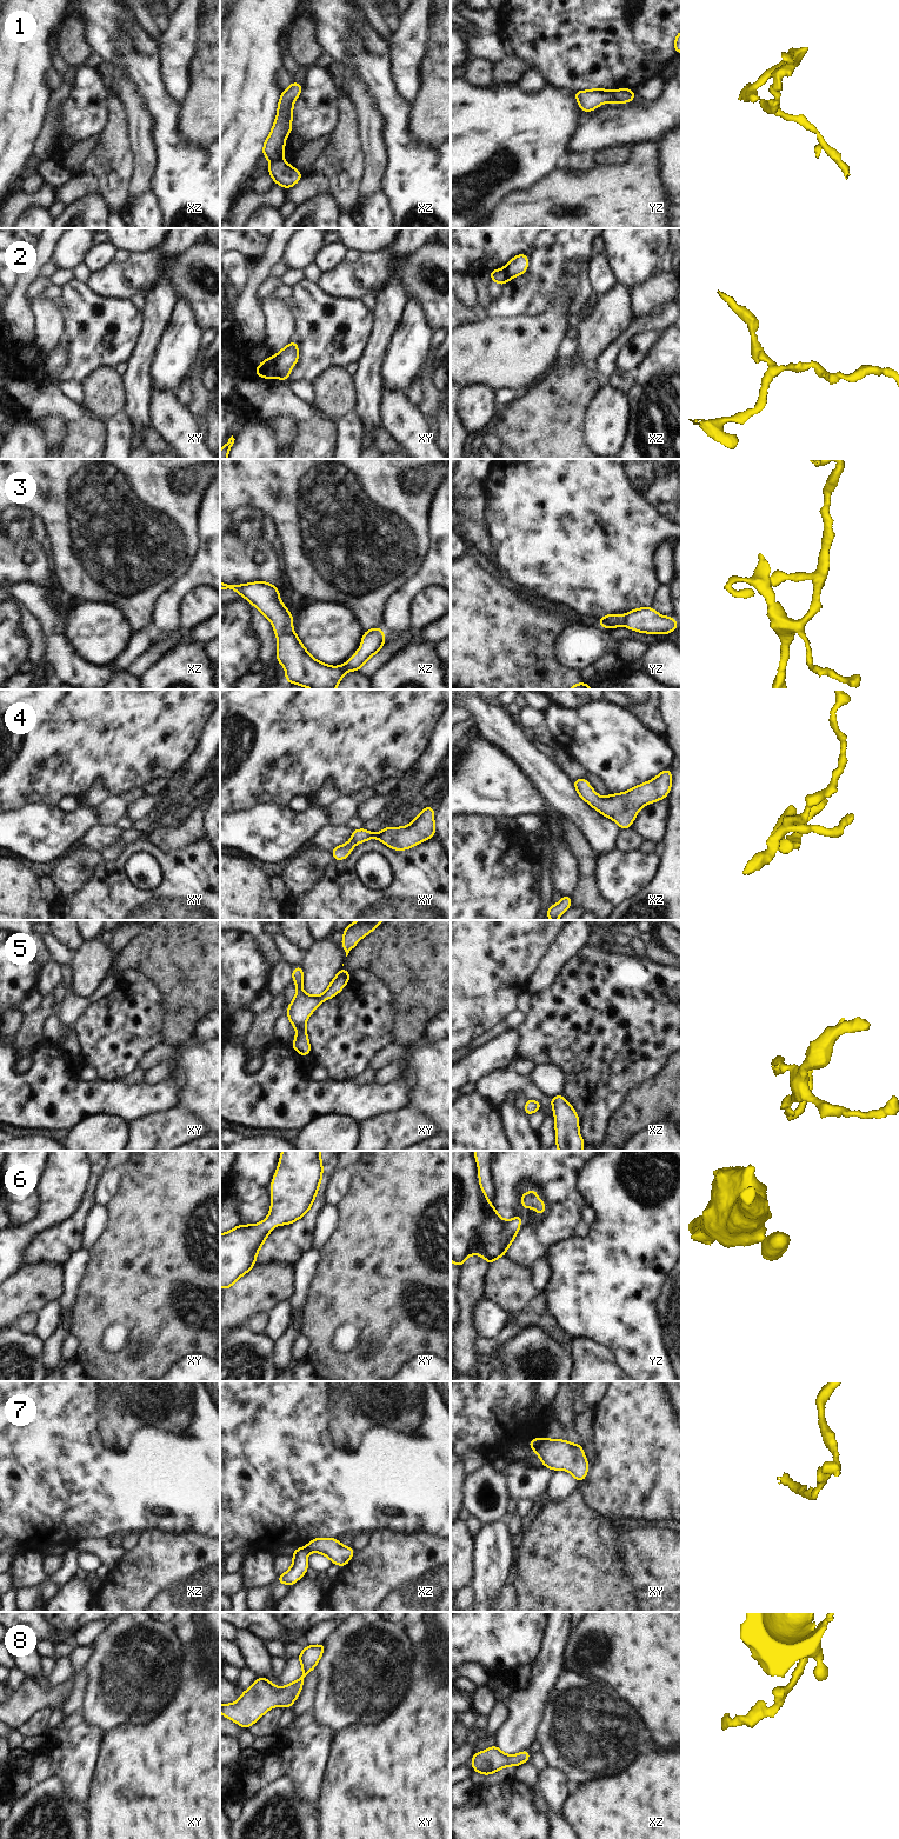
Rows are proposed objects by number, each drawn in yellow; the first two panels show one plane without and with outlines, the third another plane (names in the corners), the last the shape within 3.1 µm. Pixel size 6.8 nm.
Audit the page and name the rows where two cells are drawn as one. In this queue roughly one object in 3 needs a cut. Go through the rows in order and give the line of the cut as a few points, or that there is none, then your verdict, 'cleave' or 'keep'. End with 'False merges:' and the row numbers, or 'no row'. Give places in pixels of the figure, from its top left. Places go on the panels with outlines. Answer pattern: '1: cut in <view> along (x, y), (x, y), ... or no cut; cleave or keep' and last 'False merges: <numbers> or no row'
1: cut in xz along (281, 157), (272, 161); cleave
2: cut in xy along (272, 358), (277, 375); cleave
3: no cut; keep
4: no cut; keep
5: no cut; keep
6: no cut; keep
7: cut in xy along (543, 1439), (533, 1450); cleave
8: no cut; keep
False merges: 1, 2, 7

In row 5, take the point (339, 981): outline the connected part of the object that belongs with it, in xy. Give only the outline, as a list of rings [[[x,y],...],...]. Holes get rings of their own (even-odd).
[[[301,964],[297,968],[292,968],[293,982],[297,986],[297,993],[293,1001],[287,1007],[287,1015],[293,1027],[297,1028],[295,1040],[291,1045],[300,1057],[311,1054],[311,1044],[306,1033],[306,1020],[315,1011],[319,1004],[335,997],[352,978],[346,972],[342,964],[340,972],[333,978],[331,985],[320,995],[307,995],[302,991],[304,971]]]

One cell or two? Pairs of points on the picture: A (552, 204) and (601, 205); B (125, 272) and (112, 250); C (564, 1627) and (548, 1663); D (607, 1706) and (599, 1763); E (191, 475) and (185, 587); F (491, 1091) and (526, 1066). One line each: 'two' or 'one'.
A: one
B: two
C: one
D: one
E: two
F: two

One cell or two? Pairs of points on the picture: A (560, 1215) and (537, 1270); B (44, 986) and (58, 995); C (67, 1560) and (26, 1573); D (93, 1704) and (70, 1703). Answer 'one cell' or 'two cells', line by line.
A: two cells
B: two cells
C: one cell
D: two cells

